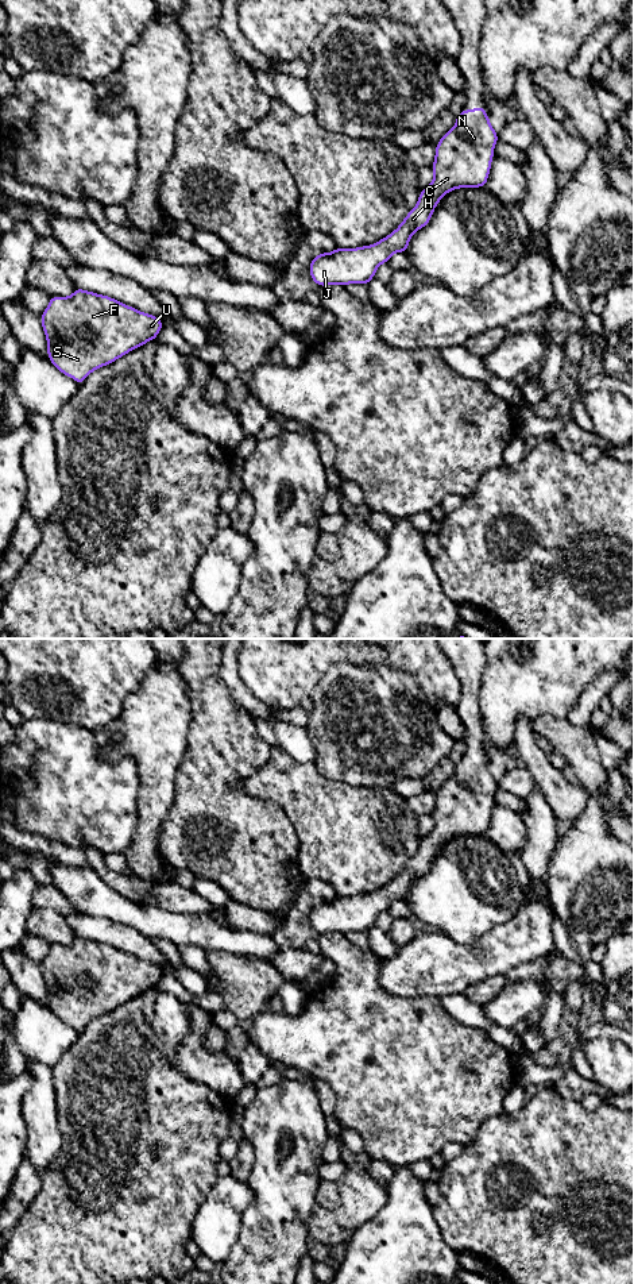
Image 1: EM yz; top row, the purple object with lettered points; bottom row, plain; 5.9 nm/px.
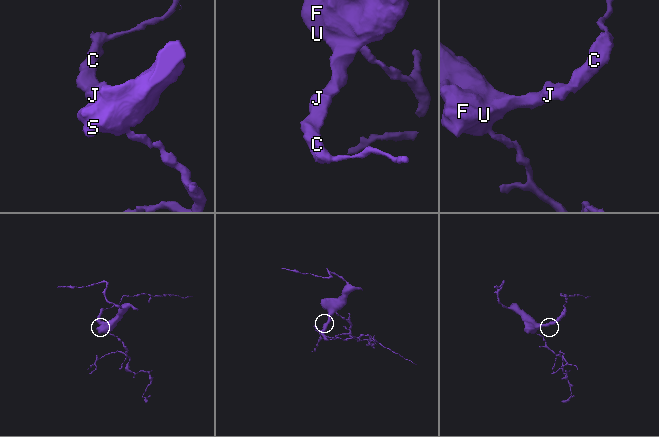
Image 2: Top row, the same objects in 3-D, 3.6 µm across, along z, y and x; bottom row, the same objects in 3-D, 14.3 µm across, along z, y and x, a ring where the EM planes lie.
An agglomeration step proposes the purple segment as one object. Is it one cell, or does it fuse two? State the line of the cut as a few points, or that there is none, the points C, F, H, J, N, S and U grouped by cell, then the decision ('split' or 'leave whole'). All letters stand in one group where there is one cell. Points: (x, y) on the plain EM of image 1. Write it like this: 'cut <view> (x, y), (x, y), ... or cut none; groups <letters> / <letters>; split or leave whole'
cut none; groups C F H J N S U; leave whole

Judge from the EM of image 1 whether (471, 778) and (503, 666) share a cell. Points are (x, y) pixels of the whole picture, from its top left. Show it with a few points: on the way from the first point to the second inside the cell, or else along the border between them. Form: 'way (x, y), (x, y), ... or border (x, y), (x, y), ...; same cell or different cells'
border (479, 702), (483, 737), (494, 747), (511, 751); different cells

